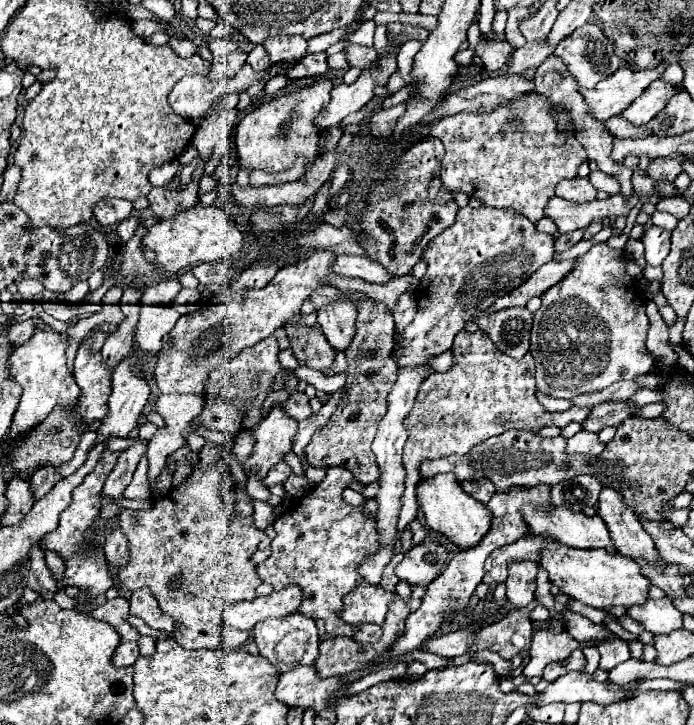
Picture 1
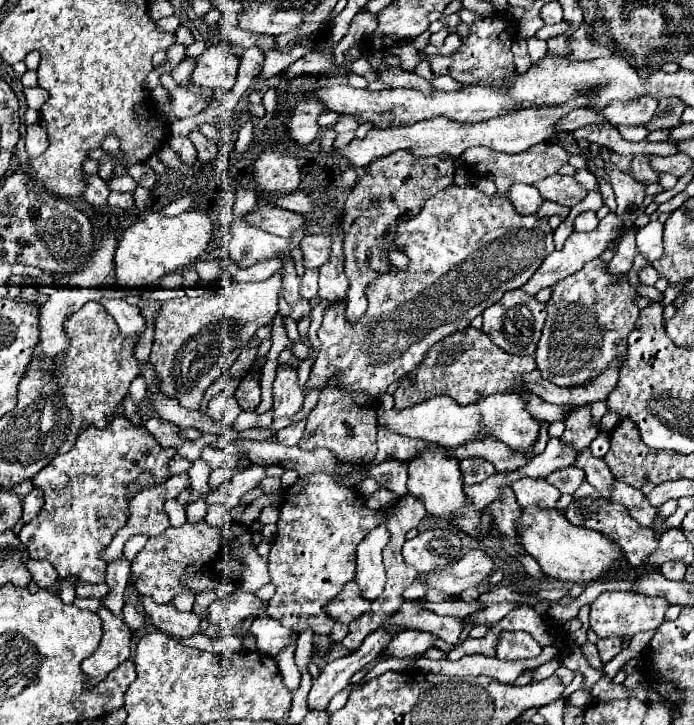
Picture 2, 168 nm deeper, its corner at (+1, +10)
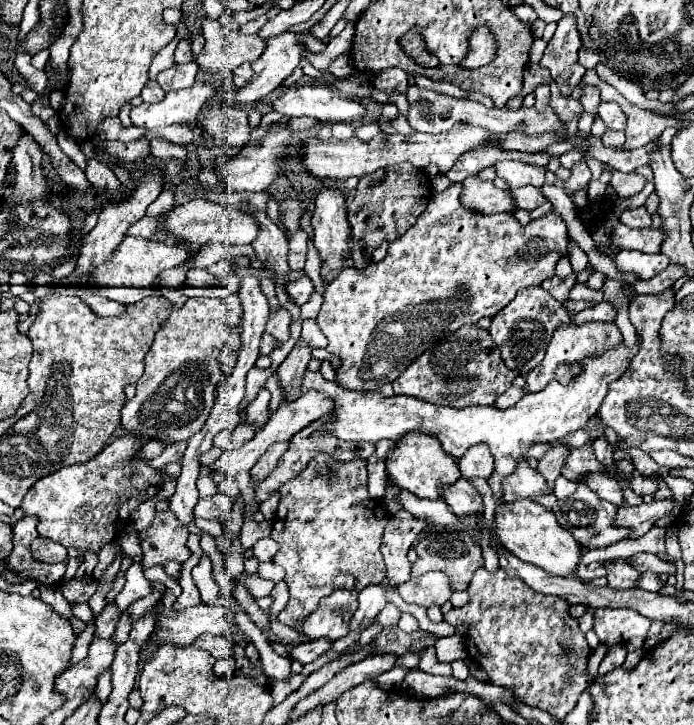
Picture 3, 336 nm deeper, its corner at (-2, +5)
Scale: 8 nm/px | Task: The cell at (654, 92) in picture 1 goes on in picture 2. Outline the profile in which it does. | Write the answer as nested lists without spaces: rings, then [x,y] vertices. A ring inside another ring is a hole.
[[[639,98],[639,102],[609,102],[603,108],[603,118],[611,126],[641,126],[651,120],[657,102],[653,98]]]

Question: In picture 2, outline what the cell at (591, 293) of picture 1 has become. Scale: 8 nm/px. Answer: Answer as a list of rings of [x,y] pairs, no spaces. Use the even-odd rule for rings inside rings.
[[[595,258],[553,286],[555,292],[547,302],[547,322],[535,360],[541,376],[557,386],[579,386],[599,376],[607,362],[627,356],[627,334],[639,318],[639,308],[633,304],[637,292],[627,282],[611,284],[611,280],[625,280],[627,276],[611,276],[605,268],[607,264]]]

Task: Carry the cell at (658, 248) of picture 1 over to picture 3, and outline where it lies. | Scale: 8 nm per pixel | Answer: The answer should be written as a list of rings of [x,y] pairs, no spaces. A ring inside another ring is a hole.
[[[628,249],[620,251],[614,257],[614,261],[620,271],[632,271],[638,275],[638,279],[650,279],[658,275],[662,269],[666,269],[666,265],[670,263],[662,253],[646,255],[642,251],[628,251]]]

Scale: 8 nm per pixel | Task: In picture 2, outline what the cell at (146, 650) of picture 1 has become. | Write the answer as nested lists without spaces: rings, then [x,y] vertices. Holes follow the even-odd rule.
[[[127,602],[125,608],[123,608],[123,622],[125,622],[131,630],[137,630],[137,628],[142,626],[143,620],[145,620],[143,614],[141,614],[131,602]]]

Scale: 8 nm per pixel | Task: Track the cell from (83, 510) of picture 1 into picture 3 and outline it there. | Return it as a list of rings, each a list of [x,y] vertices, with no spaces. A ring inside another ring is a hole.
[[[120,435],[90,461],[64,467],[34,483],[22,501],[22,509],[26,515],[36,515],[40,519],[36,527],[38,535],[52,539],[66,549],[78,549],[80,559],[84,559],[86,551],[98,553],[106,543],[122,537],[124,529],[130,525],[132,511],[154,497],[166,481],[176,481],[176,477],[162,473],[162,469],[150,467],[148,459],[138,457],[136,453],[142,447],[142,439]]]

